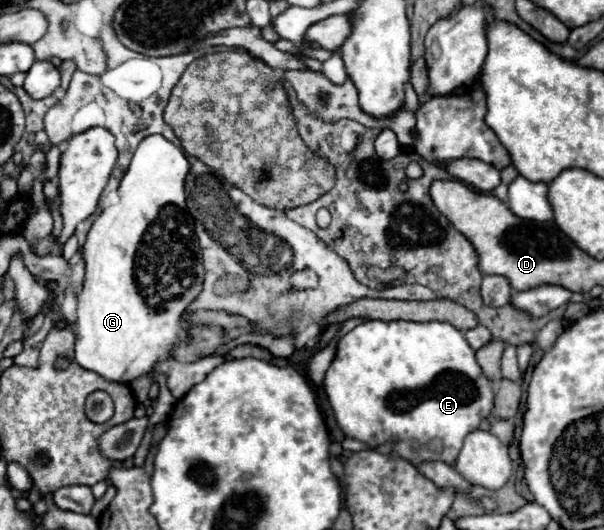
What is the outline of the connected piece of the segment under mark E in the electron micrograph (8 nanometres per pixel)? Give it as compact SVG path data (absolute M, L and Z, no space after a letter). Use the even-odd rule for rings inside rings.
M366 321L354 327L338 341L336 357L324 377L326 393L328 387L328 401L346 437L358 439L370 447L398 439L394 453L412 461L414 465L420 461L454 463L464 437L478 429L480 421L490 415L494 401L492 385L482 375L474 351L464 339L462 331L442 321Z

